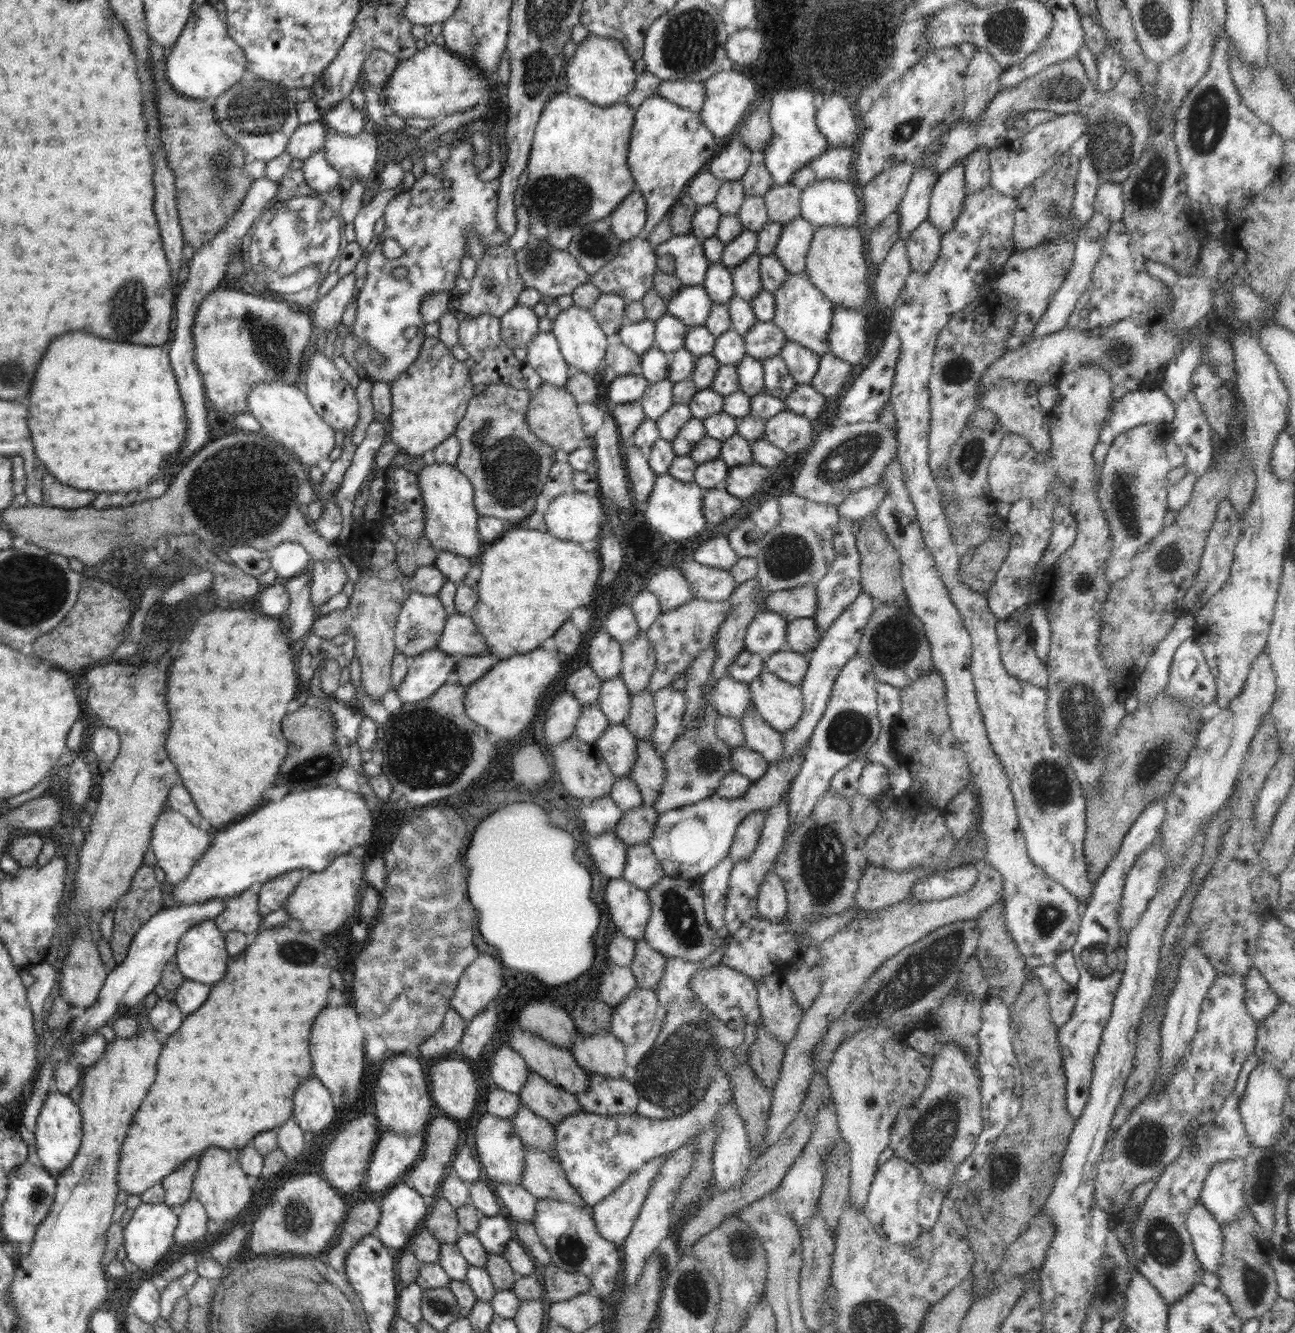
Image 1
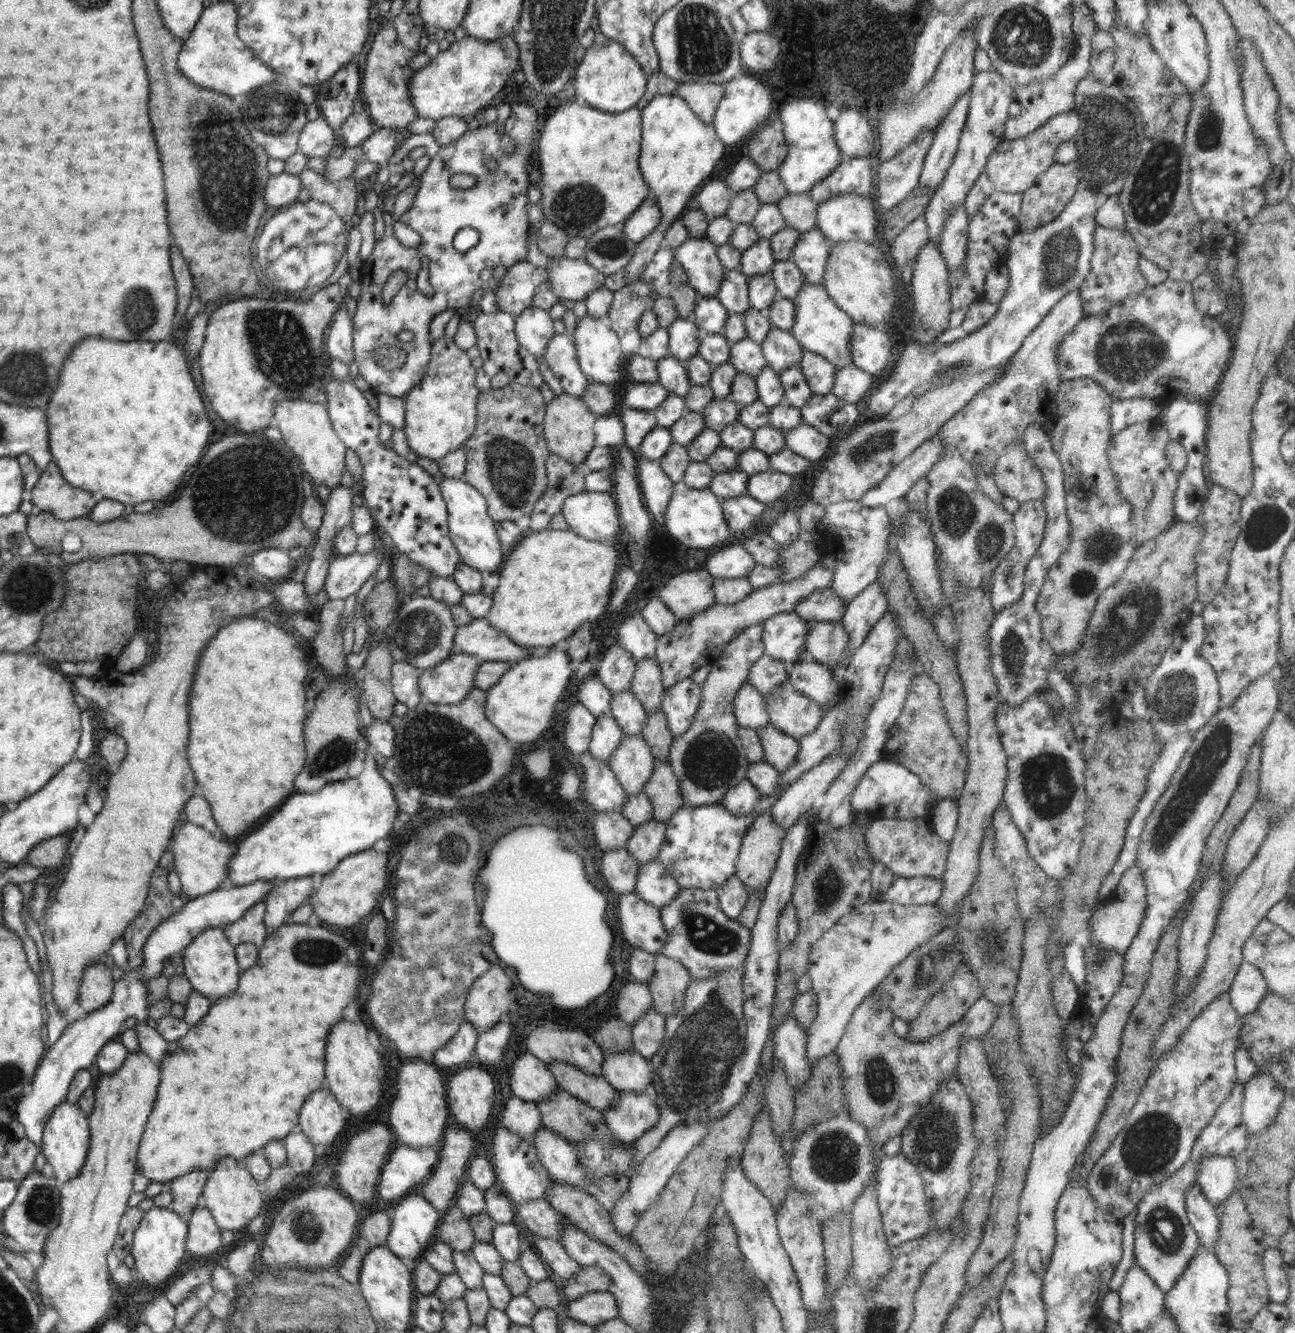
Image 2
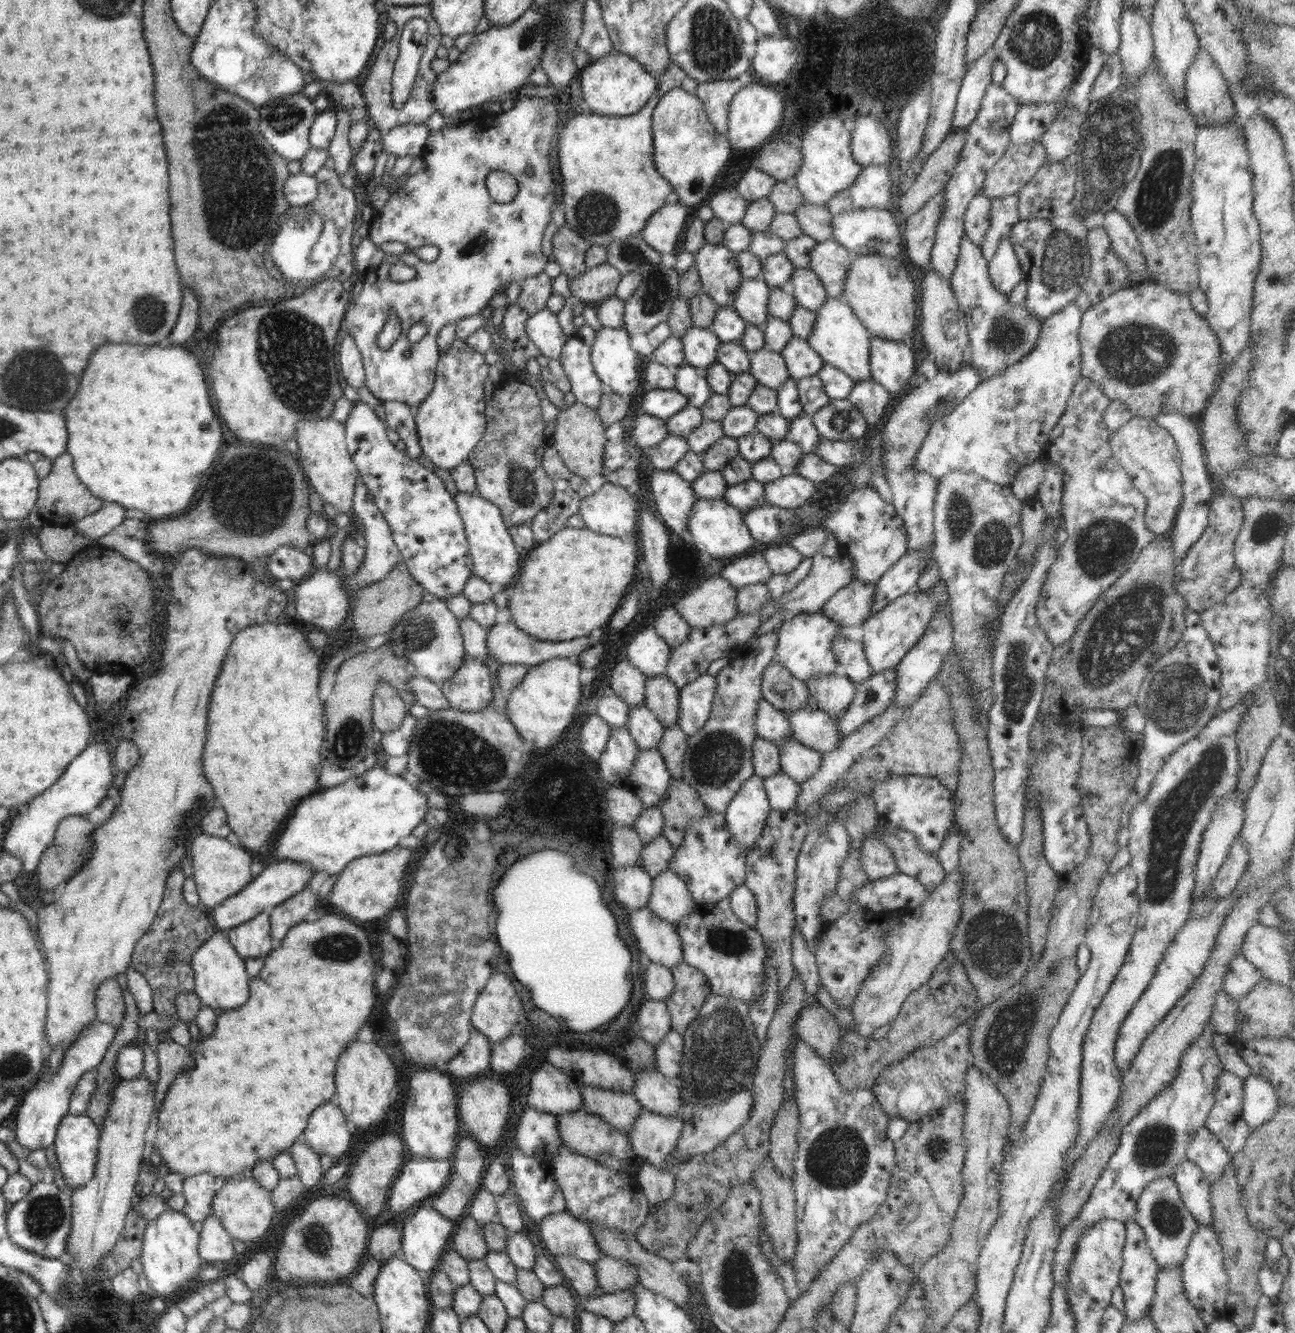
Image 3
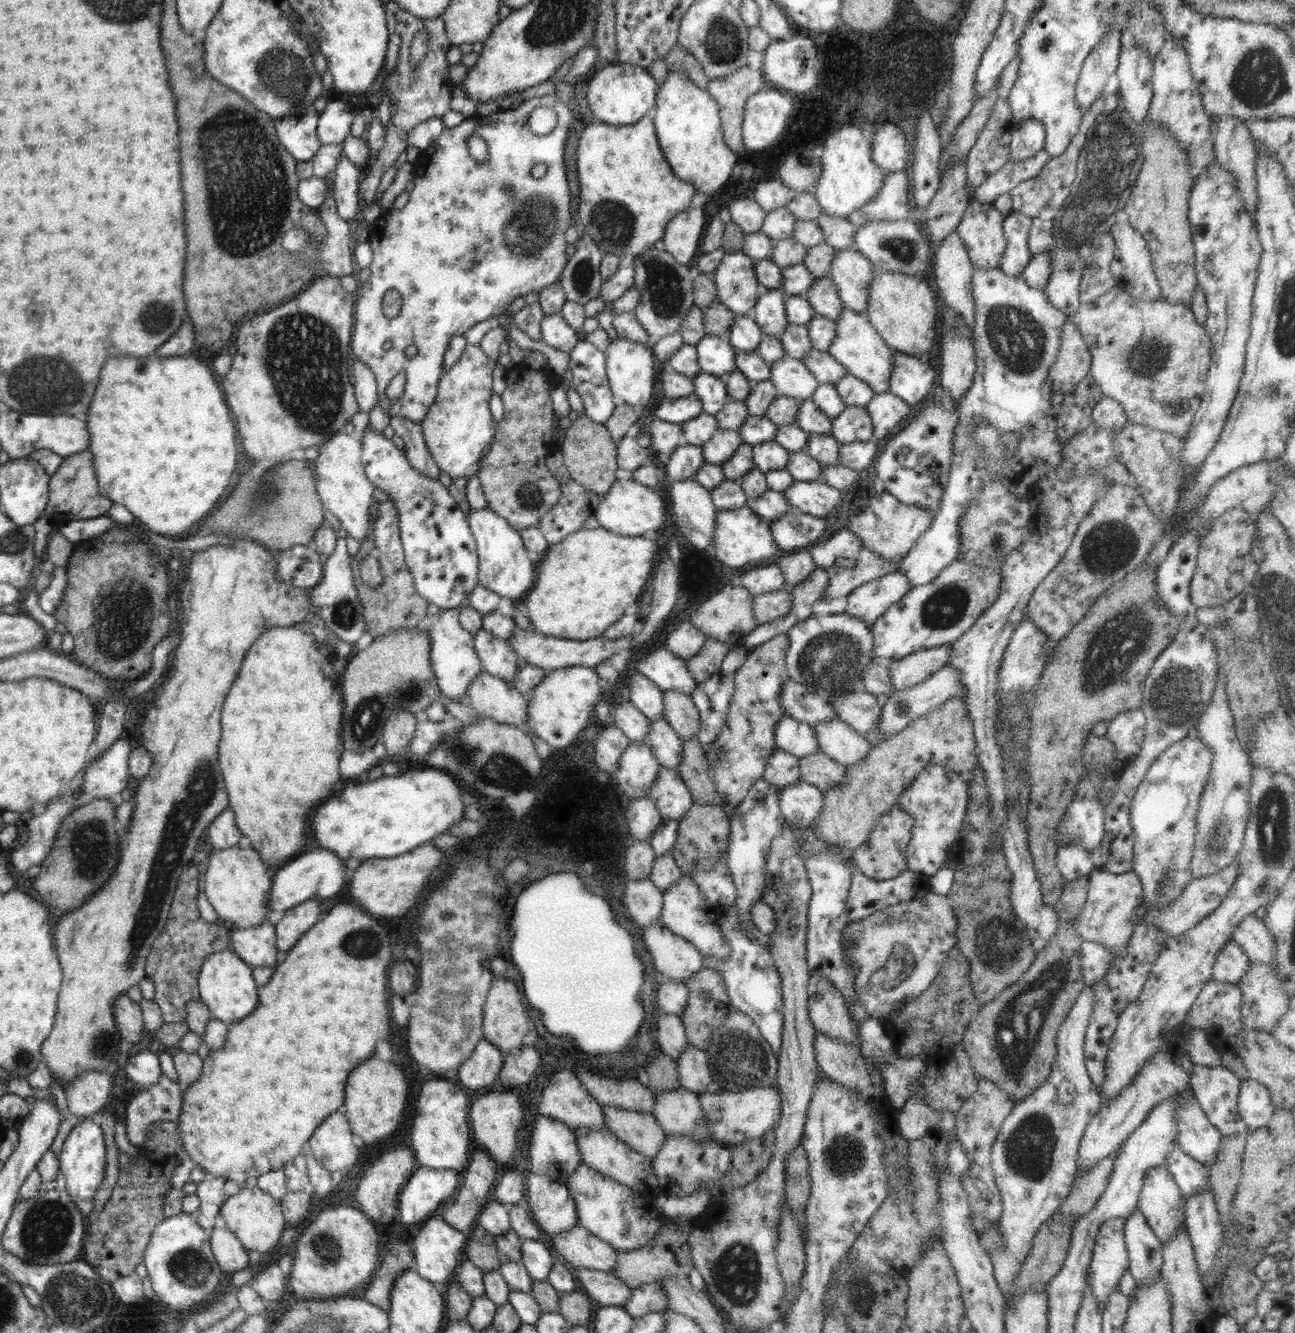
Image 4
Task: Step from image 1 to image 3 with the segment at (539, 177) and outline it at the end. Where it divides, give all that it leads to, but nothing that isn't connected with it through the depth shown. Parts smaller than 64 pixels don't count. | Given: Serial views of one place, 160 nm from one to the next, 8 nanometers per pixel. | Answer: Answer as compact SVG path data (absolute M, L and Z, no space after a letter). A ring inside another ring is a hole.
M655 95L638 112L628 116L599 115L591 111L576 114L559 130L558 166L562 176L558 177L564 191L562 210L566 225L592 245L606 247L614 240L641 236L650 216L673 199L672 185L654 167L651 118L657 98Z

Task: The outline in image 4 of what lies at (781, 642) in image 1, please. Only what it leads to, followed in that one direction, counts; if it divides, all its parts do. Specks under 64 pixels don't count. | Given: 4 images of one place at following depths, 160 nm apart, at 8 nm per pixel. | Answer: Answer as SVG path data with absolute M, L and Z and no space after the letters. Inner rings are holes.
M846 613L827 616L810 616L797 622L788 630L788 652L786 652L786 671L788 677L814 696L826 701L838 696L846 696L850 691L861 687L862 672L870 668L874 659L872 630L864 620Z

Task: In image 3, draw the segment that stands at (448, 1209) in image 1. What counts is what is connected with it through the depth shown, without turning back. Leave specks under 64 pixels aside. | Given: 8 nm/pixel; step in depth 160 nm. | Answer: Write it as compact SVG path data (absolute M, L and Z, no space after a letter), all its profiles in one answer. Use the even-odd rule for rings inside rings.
M465 1214L454 1223L455 1227L449 1248L458 1252L467 1261L483 1261L489 1249L482 1232L482 1225L477 1223L469 1214Z

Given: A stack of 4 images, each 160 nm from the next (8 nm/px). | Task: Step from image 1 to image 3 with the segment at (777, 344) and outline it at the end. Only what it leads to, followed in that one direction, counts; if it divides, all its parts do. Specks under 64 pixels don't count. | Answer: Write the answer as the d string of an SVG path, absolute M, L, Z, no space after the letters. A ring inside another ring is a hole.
M793 336L779 352L786 361L791 379L795 381L807 376L817 375L825 360L800 337Z

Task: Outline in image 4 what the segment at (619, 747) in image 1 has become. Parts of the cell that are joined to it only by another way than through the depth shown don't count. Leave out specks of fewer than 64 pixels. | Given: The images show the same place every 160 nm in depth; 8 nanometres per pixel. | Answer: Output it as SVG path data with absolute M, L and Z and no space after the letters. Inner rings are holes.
M659 768L658 780L647 797L654 800L662 818L679 821L692 806L693 796L676 769Z

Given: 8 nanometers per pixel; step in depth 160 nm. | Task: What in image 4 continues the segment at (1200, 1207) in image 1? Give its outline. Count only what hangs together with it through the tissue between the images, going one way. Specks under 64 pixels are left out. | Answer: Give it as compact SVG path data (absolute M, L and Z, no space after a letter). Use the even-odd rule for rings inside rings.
M1178 1144L1168 1151L1165 1168L1172 1174L1174 1183L1186 1200L1200 1193L1209 1180L1208 1167L1188 1157L1188 1154L1185 1154Z

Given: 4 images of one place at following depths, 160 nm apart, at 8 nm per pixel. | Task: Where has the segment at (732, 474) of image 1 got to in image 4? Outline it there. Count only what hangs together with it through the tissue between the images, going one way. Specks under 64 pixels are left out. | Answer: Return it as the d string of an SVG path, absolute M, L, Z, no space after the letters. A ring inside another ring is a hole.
M794 481L783 493L791 506L821 519L842 501L840 490L818 481Z

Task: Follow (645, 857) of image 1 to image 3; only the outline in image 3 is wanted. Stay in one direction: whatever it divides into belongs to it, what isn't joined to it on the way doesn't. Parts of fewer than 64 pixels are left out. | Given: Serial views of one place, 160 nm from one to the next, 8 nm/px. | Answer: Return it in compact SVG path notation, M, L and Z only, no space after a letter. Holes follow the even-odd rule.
M668 868L657 874L651 883L653 889L647 907L674 926L698 905L684 880Z

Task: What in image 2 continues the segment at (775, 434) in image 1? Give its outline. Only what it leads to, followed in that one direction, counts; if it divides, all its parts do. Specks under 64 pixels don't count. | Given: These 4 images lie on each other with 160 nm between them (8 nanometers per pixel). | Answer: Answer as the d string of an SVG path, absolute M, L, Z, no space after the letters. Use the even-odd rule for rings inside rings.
M804 421L783 433L783 435L784 441L786 441L786 449L812 461L824 458L831 443L830 438Z

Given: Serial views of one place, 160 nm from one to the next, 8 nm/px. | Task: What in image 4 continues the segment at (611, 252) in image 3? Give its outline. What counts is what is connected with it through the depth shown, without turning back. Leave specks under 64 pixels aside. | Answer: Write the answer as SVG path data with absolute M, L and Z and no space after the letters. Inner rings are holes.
M661 242L647 248L642 256L633 258L634 287L641 293L640 306L634 310L638 321L647 330L648 342L652 346L665 335L679 334L684 318L694 306L693 268L680 264Z

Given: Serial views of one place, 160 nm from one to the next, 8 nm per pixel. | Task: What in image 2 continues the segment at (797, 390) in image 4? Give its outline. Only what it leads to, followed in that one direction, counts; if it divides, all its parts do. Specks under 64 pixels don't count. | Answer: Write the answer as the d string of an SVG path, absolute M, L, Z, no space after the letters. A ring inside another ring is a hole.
M748 337L730 342L729 362L738 372L753 376L763 369L768 369L761 345Z

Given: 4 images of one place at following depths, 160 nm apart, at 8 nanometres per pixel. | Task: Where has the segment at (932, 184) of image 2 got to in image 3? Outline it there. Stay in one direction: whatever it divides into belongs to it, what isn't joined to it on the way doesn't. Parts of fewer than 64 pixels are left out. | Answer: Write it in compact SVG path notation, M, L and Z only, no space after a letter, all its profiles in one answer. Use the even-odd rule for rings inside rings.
M989 50L978 60L975 60L967 73L963 76L952 119L952 126L949 134L958 132L963 128L969 128L972 121L978 114L982 98L986 94L986 87L992 83L992 62L999 60L995 52Z

